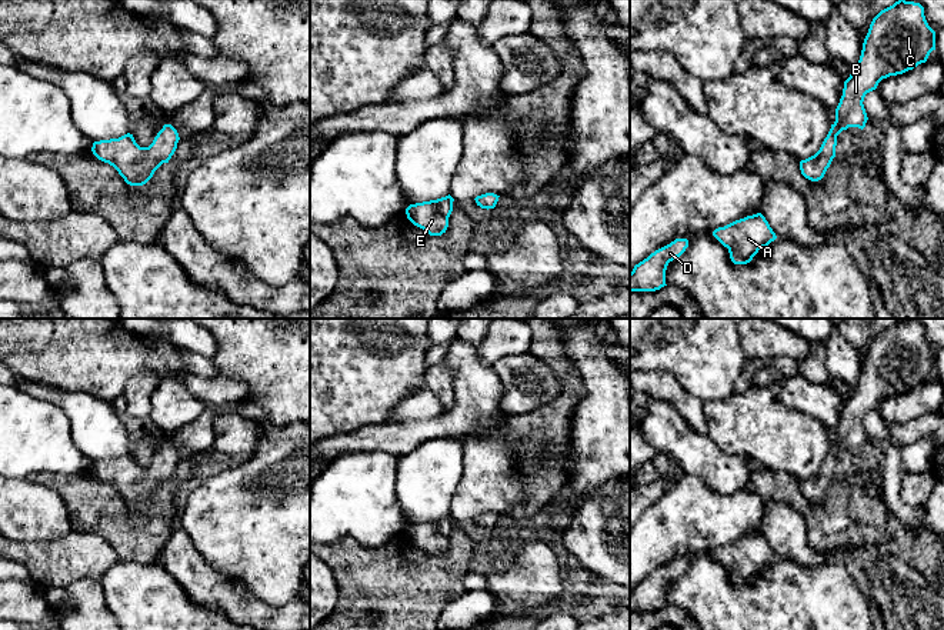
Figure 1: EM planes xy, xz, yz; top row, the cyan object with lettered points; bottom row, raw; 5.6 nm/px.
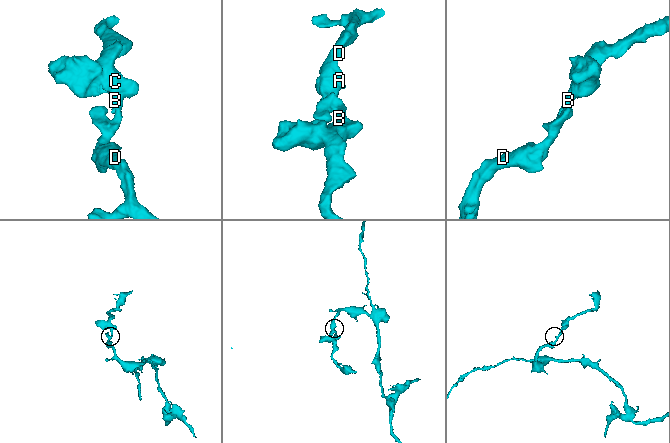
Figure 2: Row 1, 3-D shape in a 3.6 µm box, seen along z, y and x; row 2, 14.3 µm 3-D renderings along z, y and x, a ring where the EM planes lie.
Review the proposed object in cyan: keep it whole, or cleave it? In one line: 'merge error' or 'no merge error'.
no merge error

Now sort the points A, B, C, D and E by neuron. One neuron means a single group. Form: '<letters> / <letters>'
A B C D E

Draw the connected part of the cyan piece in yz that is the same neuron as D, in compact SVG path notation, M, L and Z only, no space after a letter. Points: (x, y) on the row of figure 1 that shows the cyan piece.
M676 239L636 264L630 273L630 291L656 291L667 286L666 270L668 263L680 257L687 247L687 239Z

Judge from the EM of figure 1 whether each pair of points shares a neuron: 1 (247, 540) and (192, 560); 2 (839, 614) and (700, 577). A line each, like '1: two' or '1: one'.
1: two
2: one

